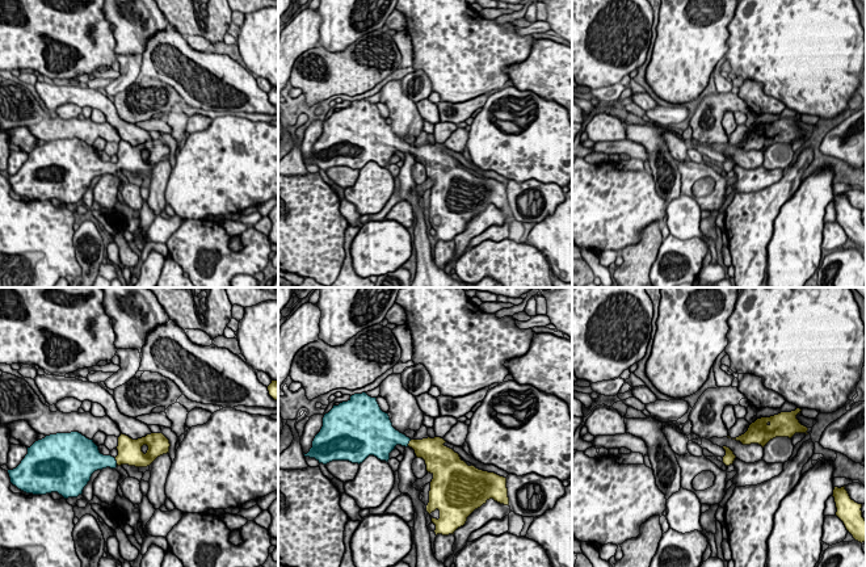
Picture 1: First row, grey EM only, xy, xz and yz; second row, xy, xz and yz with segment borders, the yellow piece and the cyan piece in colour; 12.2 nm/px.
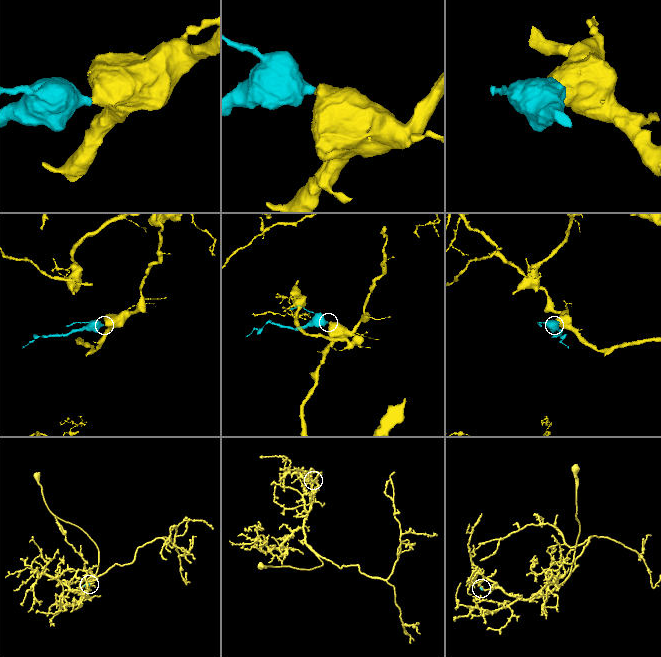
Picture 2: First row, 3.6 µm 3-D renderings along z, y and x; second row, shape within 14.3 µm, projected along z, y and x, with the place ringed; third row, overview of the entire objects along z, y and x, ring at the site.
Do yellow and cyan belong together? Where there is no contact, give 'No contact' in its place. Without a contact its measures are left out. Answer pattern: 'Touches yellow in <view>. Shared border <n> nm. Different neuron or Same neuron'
Touches yellow in xy. Shared border 90 nm. Same neuron

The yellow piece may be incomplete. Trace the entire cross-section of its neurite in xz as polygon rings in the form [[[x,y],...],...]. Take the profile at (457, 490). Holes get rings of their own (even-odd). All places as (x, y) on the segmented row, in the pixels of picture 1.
[[[362,392],[352,395],[348,402],[333,406],[333,408],[324,415],[323,427],[315,436],[312,448],[304,457],[315,458],[323,465],[332,461],[349,461],[360,465],[369,455],[388,462],[390,453],[396,445],[412,448],[416,457],[425,461],[426,471],[433,475],[426,512],[430,514],[436,509],[440,511],[438,520],[432,517],[432,522],[436,525],[434,533],[436,536],[449,536],[463,526],[467,517],[489,499],[509,505],[509,497],[506,478],[479,470],[472,465],[468,466],[461,459],[458,453],[445,446],[445,442],[441,437],[411,440],[392,427],[388,413],[381,410],[377,398]]]

